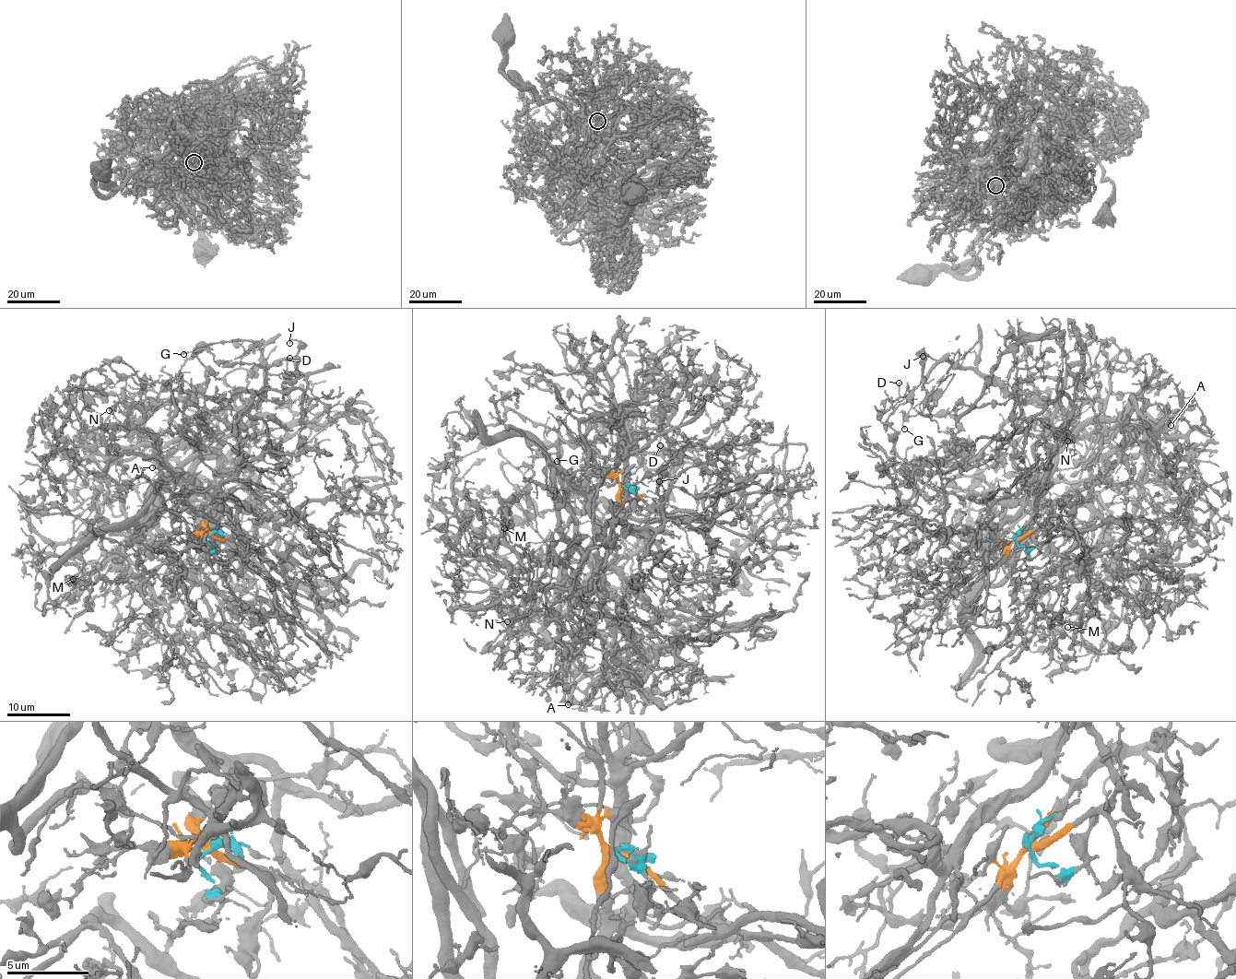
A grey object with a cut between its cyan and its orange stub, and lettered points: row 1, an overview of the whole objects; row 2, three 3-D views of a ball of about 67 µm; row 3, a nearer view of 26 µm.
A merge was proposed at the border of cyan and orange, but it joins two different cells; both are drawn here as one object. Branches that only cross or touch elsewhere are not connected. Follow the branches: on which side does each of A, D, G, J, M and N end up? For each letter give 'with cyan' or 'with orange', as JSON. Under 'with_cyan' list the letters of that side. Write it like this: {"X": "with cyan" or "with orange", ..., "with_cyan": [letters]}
{"A": "with orange", "D": "with orange", "G": "with orange", "J": "with orange", "M": "with cyan", "N": "with orange", "with_cyan": ["M"]}

